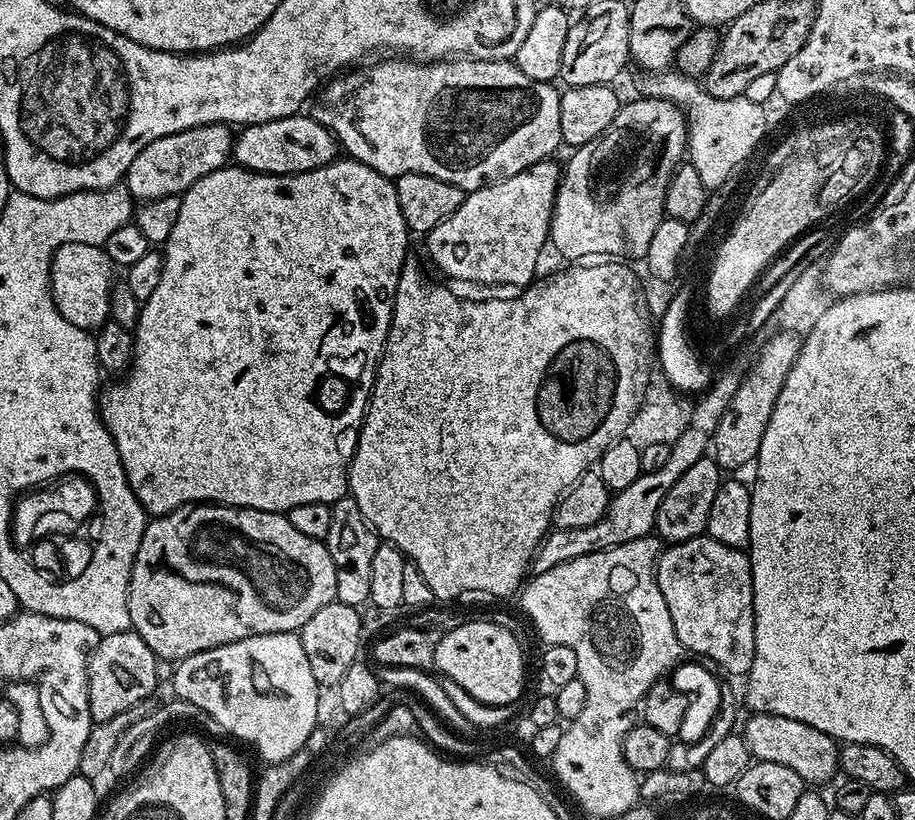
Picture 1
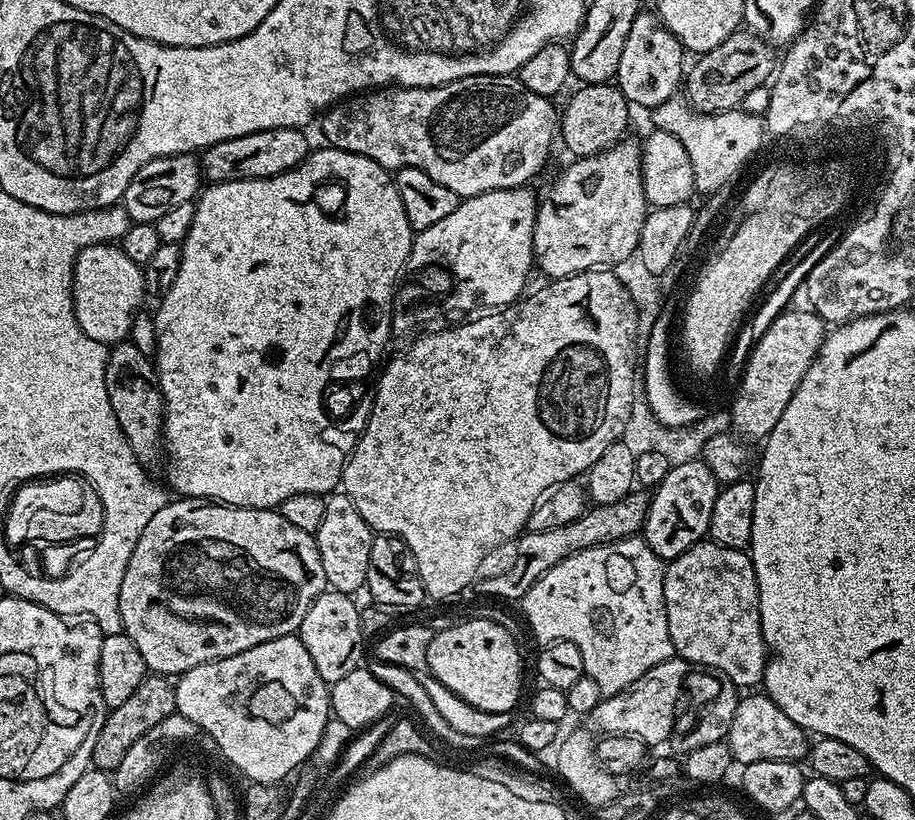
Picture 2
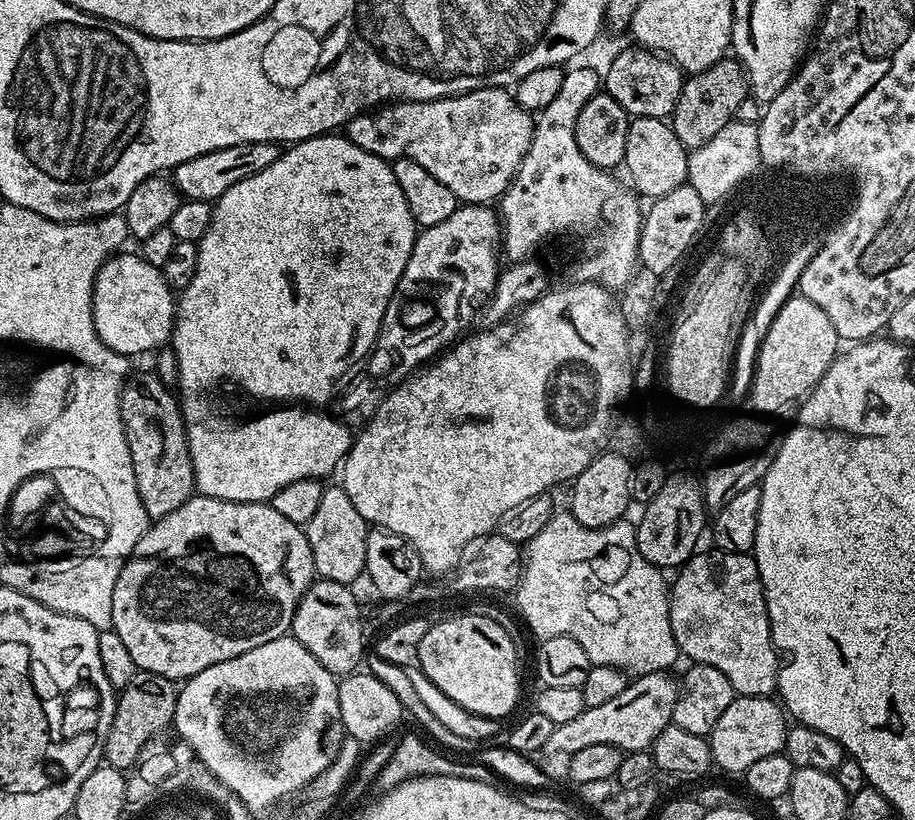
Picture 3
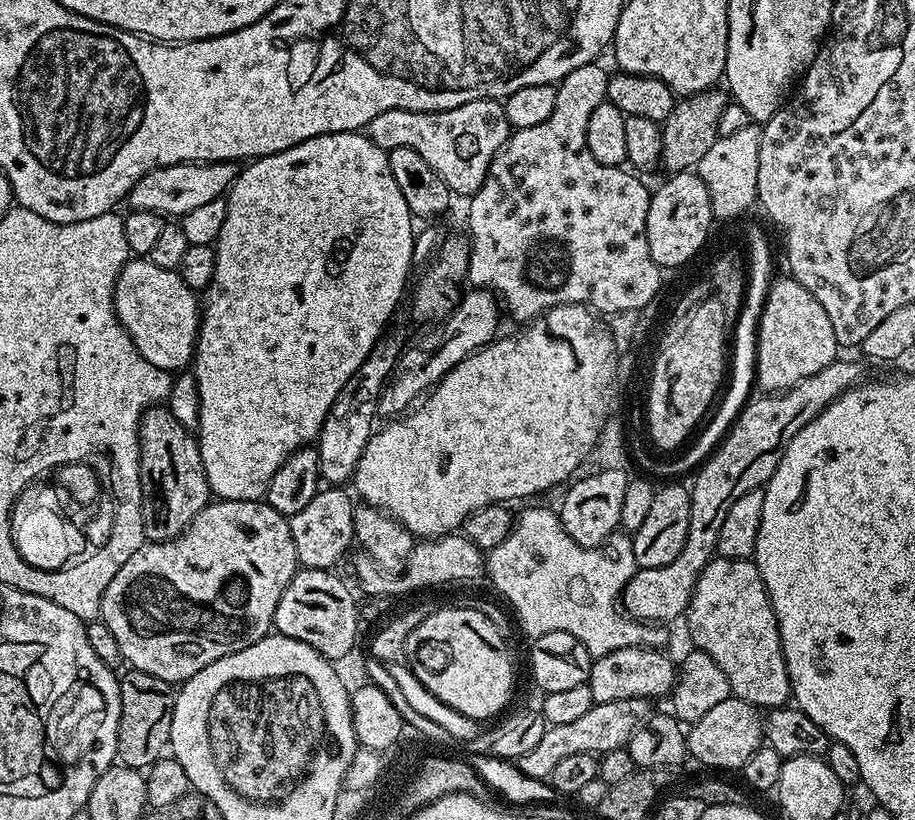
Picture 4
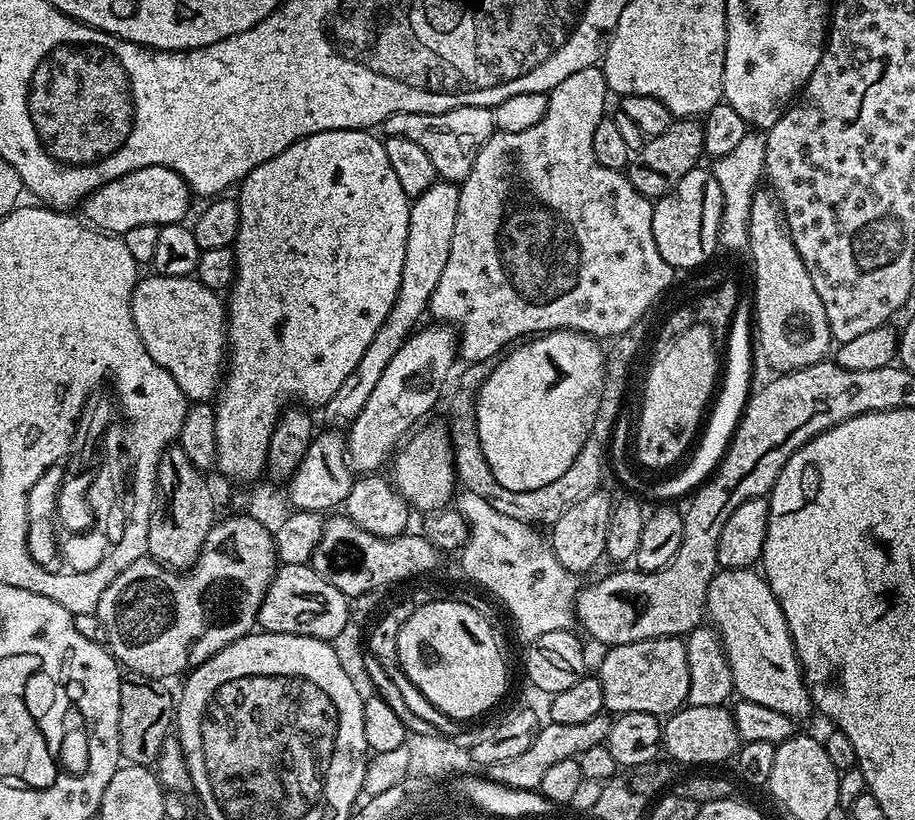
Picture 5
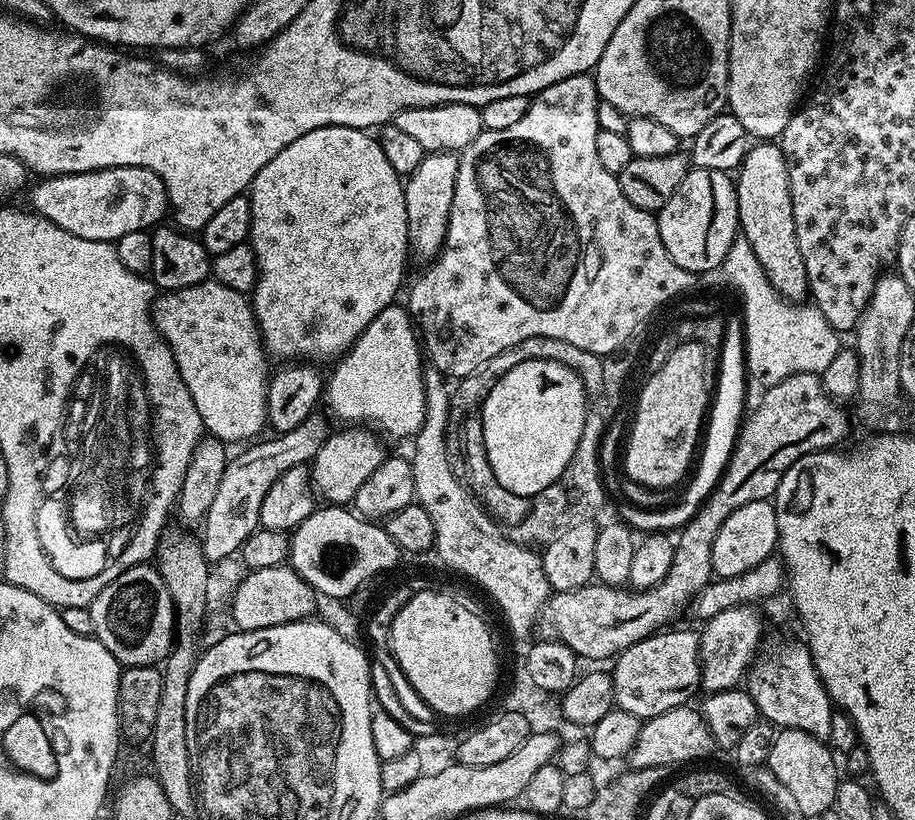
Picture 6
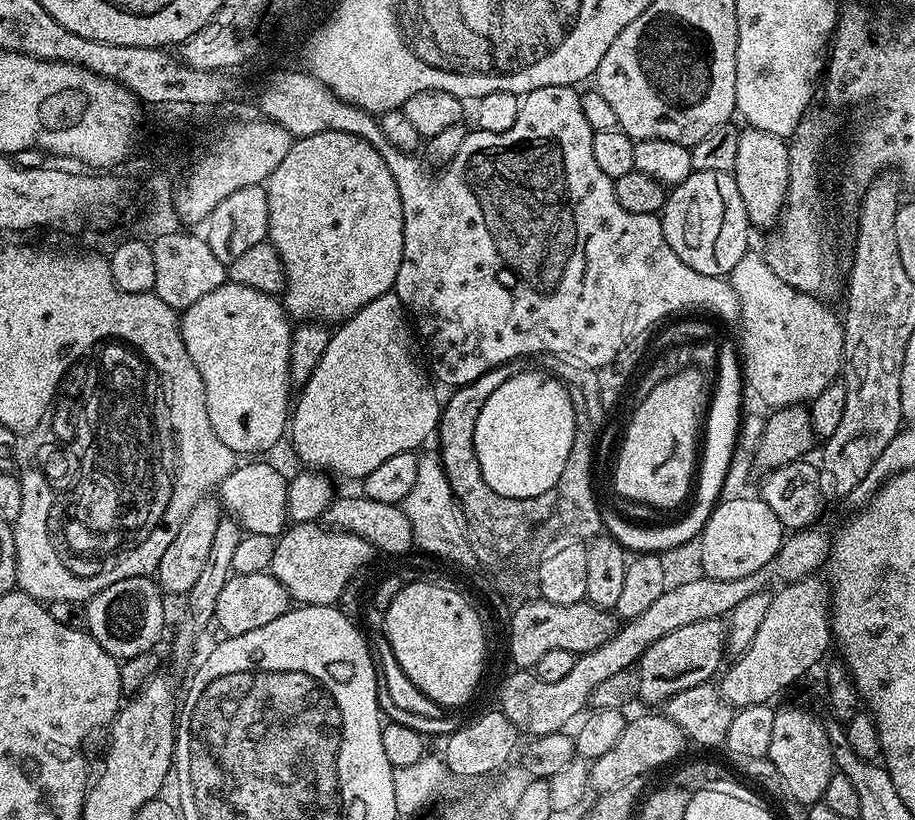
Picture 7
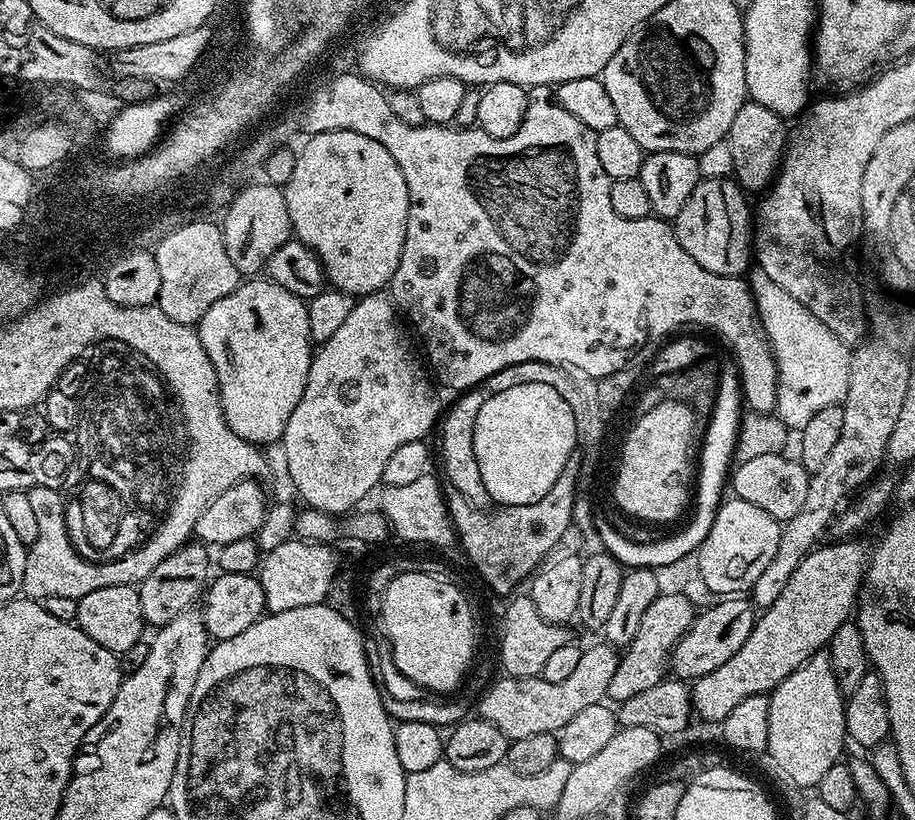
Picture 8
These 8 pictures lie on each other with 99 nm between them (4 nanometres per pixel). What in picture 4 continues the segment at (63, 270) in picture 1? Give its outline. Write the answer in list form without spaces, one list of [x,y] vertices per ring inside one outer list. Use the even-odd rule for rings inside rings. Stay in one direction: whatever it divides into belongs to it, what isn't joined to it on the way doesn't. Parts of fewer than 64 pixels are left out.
[[[129,258],[116,279],[114,306],[121,326],[128,331],[146,362],[154,362],[154,366],[170,374],[193,363],[202,308],[197,293],[182,282],[179,271],[154,266],[147,258]]]

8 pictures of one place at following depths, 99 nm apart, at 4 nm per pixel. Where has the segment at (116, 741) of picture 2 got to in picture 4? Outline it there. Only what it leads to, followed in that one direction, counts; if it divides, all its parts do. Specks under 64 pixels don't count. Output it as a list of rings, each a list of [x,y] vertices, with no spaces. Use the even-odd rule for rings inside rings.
[[[128,672],[119,677],[120,721],[116,754],[128,768],[147,770],[165,755],[169,747],[170,722],[174,718],[176,692],[152,672]]]

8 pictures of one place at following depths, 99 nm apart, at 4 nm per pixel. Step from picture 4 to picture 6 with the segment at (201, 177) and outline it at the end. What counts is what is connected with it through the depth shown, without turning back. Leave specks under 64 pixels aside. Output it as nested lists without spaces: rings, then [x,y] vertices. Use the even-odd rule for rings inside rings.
[[[138,166],[49,176],[37,181],[32,188],[31,211],[78,238],[115,242],[122,238],[122,234],[155,229],[163,221],[160,219],[170,212],[162,178],[158,178],[154,170]]]

